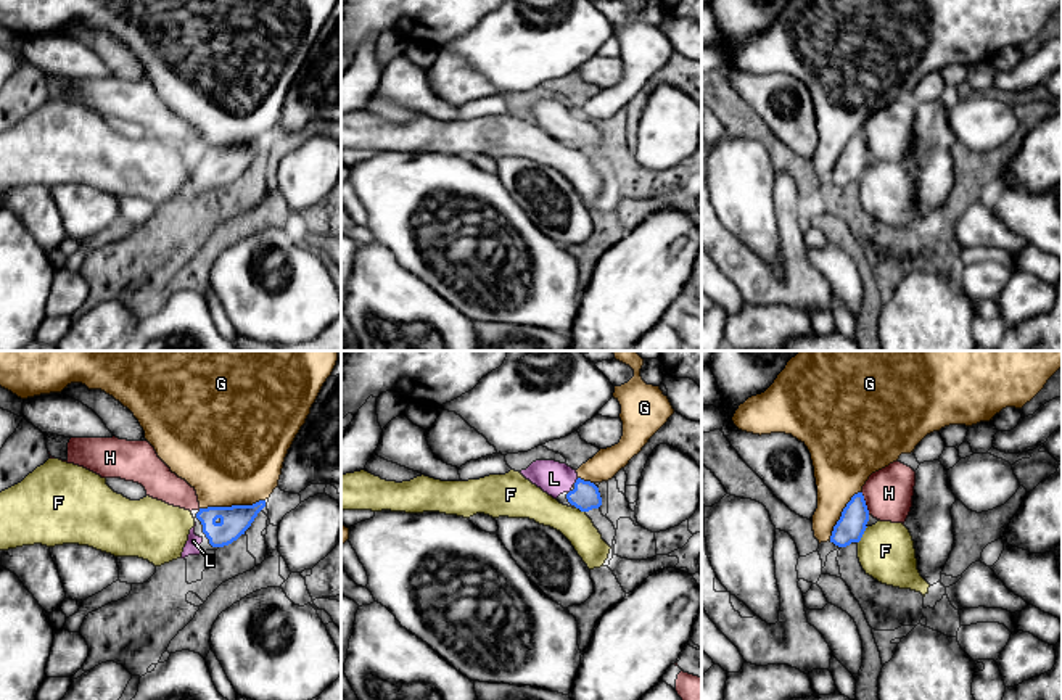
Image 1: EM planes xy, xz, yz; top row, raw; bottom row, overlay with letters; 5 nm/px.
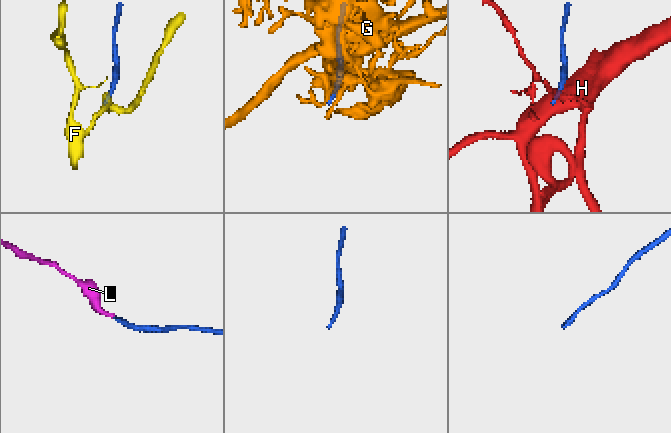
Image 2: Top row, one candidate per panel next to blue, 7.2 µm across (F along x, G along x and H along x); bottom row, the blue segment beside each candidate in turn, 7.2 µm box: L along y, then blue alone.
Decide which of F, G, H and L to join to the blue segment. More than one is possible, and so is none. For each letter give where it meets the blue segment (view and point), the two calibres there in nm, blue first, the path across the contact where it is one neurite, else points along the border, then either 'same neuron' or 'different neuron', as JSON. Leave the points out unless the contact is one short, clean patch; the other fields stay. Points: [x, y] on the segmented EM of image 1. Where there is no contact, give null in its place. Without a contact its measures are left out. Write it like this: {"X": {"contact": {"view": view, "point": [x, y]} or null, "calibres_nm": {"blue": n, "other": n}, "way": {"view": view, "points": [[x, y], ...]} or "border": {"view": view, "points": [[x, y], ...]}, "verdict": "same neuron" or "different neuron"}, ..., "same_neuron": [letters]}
{"F": {"contact": {"view": "yz", "point": [863, 533]}, "calibres_nm": {"blue": 140, "other": 280}, "border": {"view": "yz", "points": [[868, 527], [858, 543]]}, "verdict": "different neuron"}, "G": {"contact": {"view": "xy", "point": [232, 506]}, "calibres_nm": {"blue": 150, "other": 500}, "verdict": "different neuron"}, "H": {"contact": {"view": "yz", "point": [864, 502]}, "calibres_nm": {"blue": 140, "other": 240}, "border": {"view": "yz", "points": [[861, 491], [869, 514]]}, "verdict": "different neuron"}, "L": {"contact": {"view": "xz", "point": [576, 481]}, "calibres_nm": {"blue": 140, "other": 160}, "way": {"view": "xz", "points": [[584, 496], [576, 481], [554, 478]]}, "verdict": "same neuron"}, "same_neuron": ["L"]}

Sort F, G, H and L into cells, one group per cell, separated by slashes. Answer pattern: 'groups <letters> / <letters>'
groups F / G / H / L

